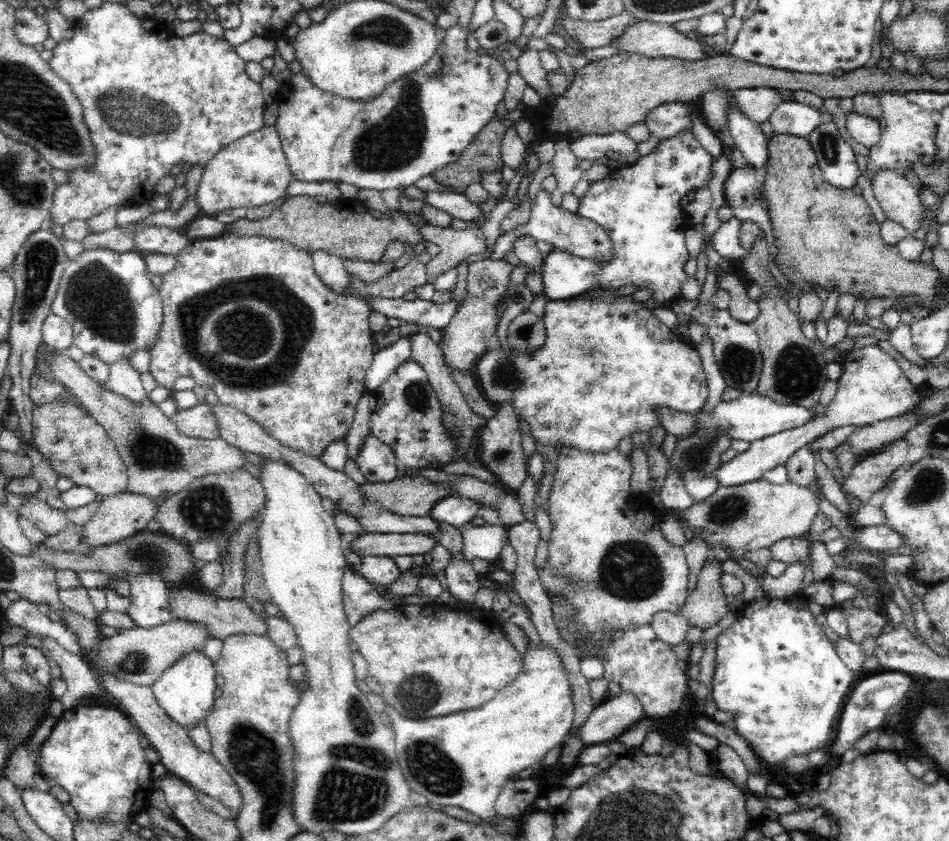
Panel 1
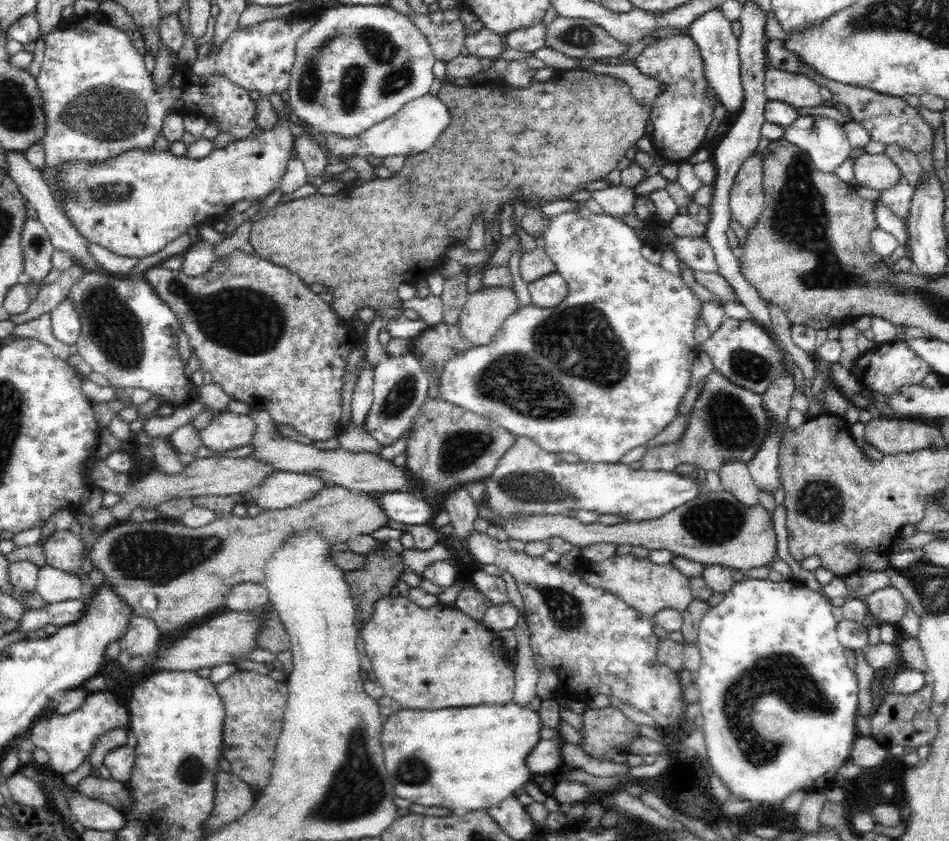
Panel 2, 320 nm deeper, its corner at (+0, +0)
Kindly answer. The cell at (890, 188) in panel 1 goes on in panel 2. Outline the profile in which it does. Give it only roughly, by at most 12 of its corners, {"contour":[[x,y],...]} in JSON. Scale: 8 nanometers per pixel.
{"contour":[[884,153],[852,161],[858,184],[886,190],[900,169]]}

